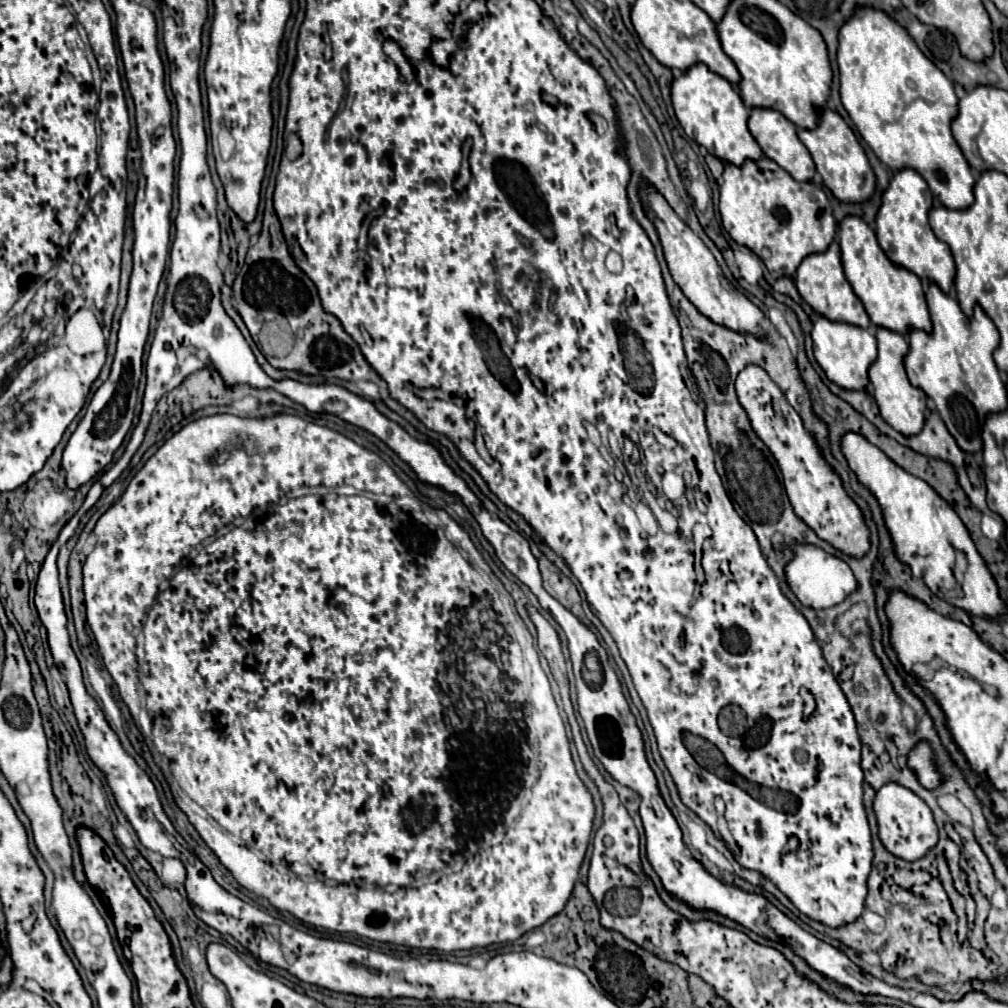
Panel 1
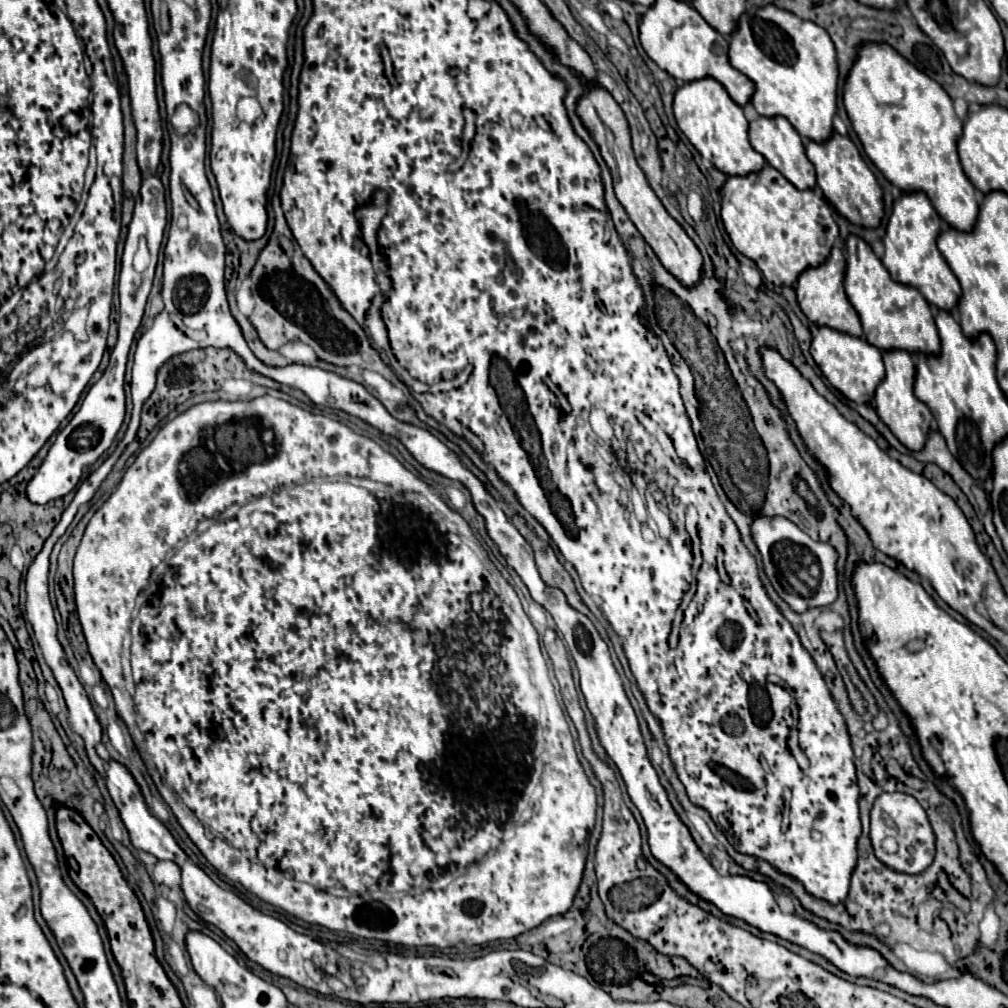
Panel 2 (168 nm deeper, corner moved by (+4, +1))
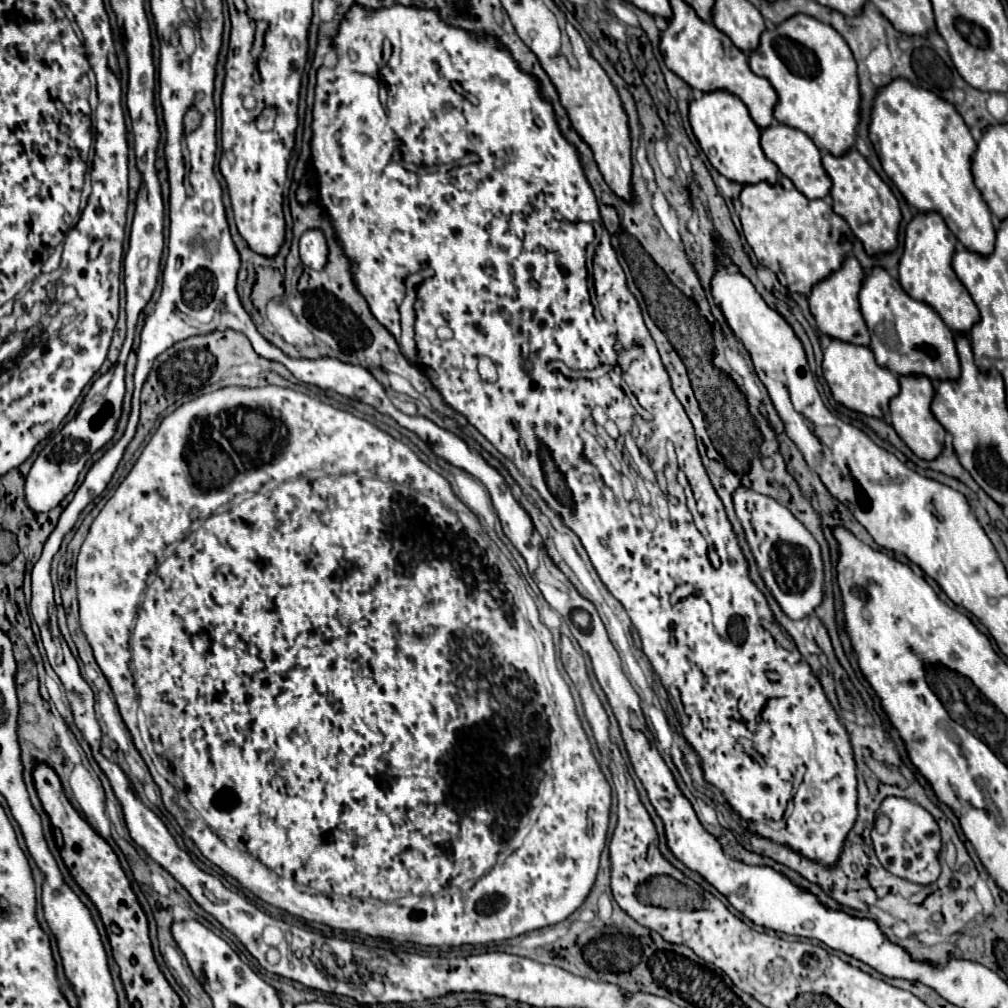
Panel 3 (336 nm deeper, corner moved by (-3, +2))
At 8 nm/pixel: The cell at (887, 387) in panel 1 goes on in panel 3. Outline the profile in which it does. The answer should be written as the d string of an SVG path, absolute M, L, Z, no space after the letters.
M899 377L901 391L891 399L891 423L901 441L919 457L919 459L935 459L943 451L945 429L931 413L931 401L935 395L935 387L927 377Z

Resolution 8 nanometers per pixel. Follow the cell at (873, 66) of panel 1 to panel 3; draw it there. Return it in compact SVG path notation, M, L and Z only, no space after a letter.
M895 79L887 87L881 87L873 113L871 113L871 127L869 135L873 141L873 147L881 159L881 165L889 179L895 183L895 187L901 191L901 195L907 199L909 205L913 205L919 213L921 211L937 211L947 227L955 233L955 237L969 247L969 251L977 251L979 255L989 255L995 245L995 227L993 227L993 215L983 201L979 189L973 183L971 175L971 157L977 149L977 143L973 141L969 127L961 119L961 115L955 111L953 105L939 99L935 93L919 89L911 85L905 79Z

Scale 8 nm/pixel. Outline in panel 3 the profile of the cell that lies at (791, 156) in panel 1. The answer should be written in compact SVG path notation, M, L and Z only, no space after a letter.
M773 123L767 129L761 131L761 147L771 159L779 171L793 181L793 185L807 197L807 199L825 199L831 191L831 179L825 173L821 165L821 151L815 147L815 143L805 135L803 131L797 131L793 127L787 127L783 123Z

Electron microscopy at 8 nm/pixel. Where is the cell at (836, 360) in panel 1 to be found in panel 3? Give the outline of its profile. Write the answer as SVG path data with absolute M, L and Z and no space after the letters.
M833 339L831 345L823 351L823 377L837 403L875 419L885 419L889 401L899 393L899 377L879 367L869 347L845 343L839 339Z

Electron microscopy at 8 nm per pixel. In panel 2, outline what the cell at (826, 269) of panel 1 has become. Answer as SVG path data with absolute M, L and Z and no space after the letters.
M834 246L830 256L820 266L806 268L798 276L798 282L794 286L794 290L798 294L798 304L800 304L802 312L806 314L806 318L814 324L828 326L828 328L846 332L850 336L864 336L862 326L860 326L860 318L858 318L856 310L852 308L852 304L848 302L846 292L844 292L844 268L846 268L844 252L842 252L842 248Z

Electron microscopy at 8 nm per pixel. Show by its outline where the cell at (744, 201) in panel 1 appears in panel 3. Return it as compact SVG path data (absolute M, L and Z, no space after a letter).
M785 175L775 185L755 183L741 191L743 209L739 213L743 233L757 261L771 269L783 287L793 293L809 295L813 285L837 271L853 249L855 235L825 199L807 199Z

